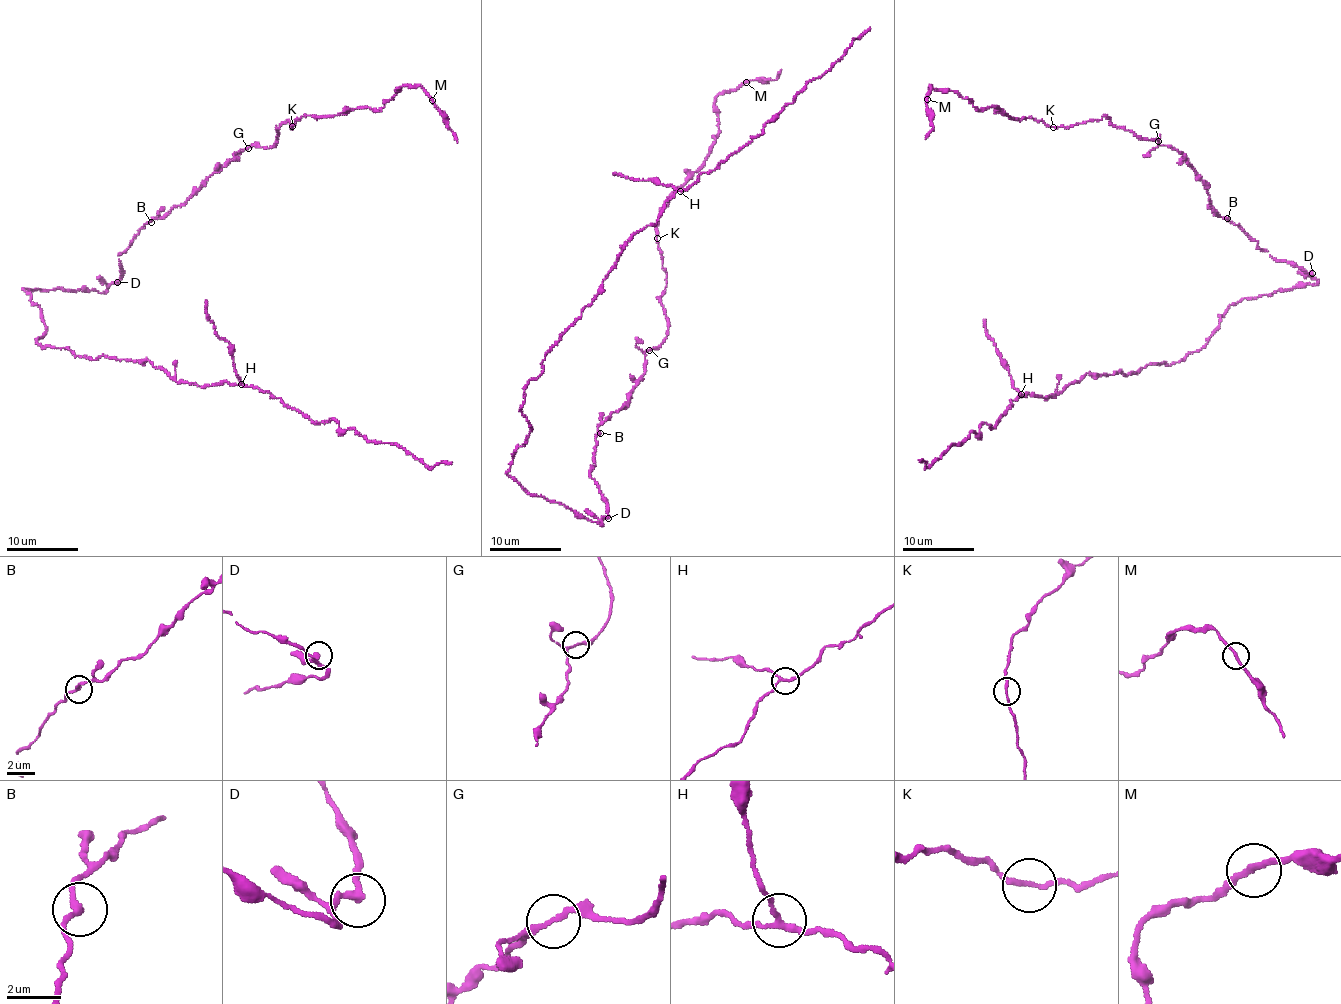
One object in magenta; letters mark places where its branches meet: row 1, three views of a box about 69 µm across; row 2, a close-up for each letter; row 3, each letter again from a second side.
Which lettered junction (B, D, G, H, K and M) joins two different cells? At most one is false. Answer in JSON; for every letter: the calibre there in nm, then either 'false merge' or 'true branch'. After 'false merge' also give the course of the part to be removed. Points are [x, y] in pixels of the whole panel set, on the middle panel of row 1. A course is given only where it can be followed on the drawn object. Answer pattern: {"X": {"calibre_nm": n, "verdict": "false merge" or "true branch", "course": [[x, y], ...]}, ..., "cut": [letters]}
{"B": {"calibre_nm": 200, "verdict": "true branch"}, "D": {"calibre_nm": 200, "verdict": "true branch"}, "G": {"calibre_nm": 150, "verdict": "true branch"}, "H": {"calibre_nm": 180, "verdict": "false merge", "course": [[679, 191], [651, 178], [638, 180], [613, 173]]}, "K": {"calibre_nm": 170, "verdict": "true branch"}, "M": {"calibre_nm": 200, "verdict": "true branch"}, "cut": ["H"]}

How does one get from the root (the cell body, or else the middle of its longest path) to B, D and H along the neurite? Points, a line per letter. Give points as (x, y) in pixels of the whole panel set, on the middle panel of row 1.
B: (564, 506), (601, 524), (608, 515), (606, 499), (590, 474), (595, 464), (595, 438), (600, 433)
D: (564, 506), (600, 524), (608, 518)
H: (564, 506), (527, 494), (507, 473), (532, 427), (521, 411), (524, 386), (601, 292), (625, 243), (679, 191)

